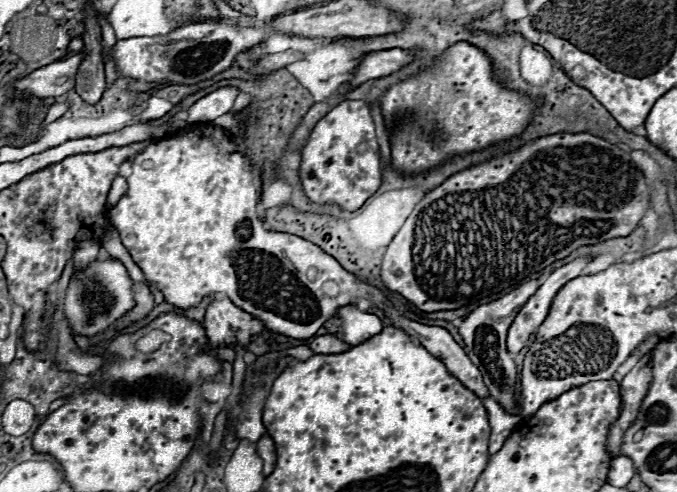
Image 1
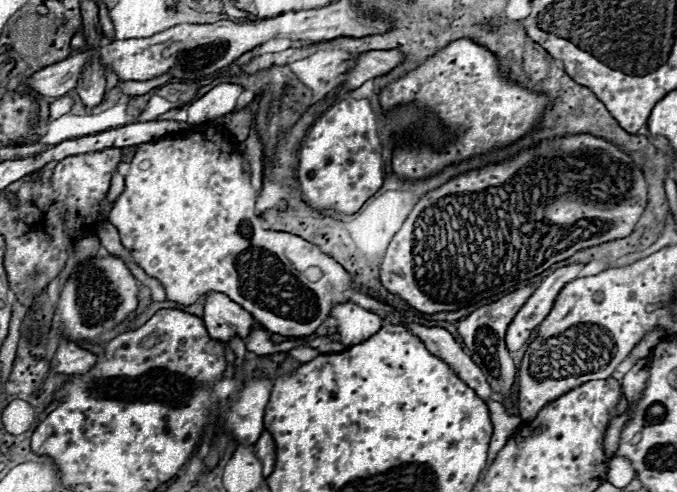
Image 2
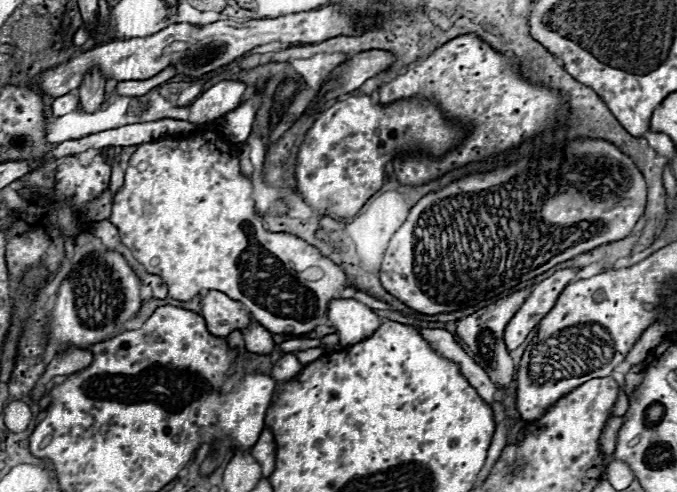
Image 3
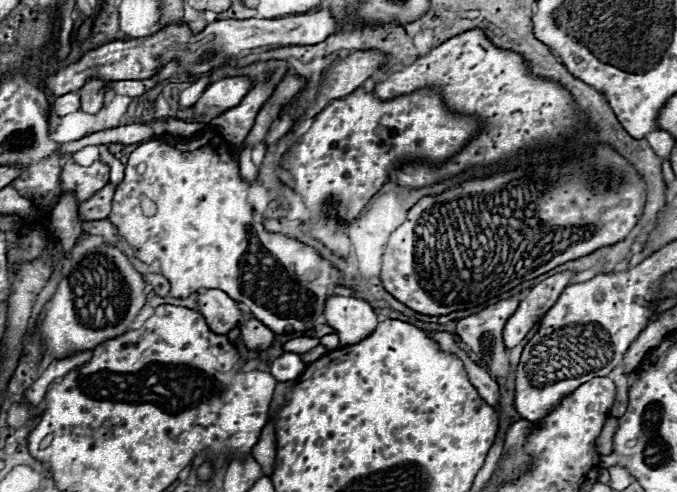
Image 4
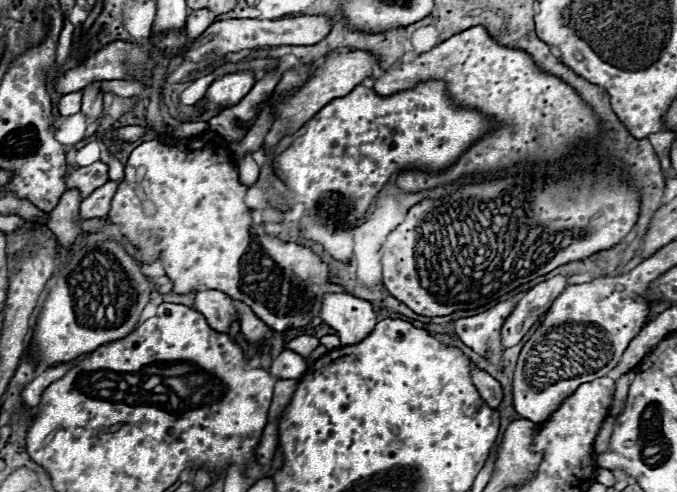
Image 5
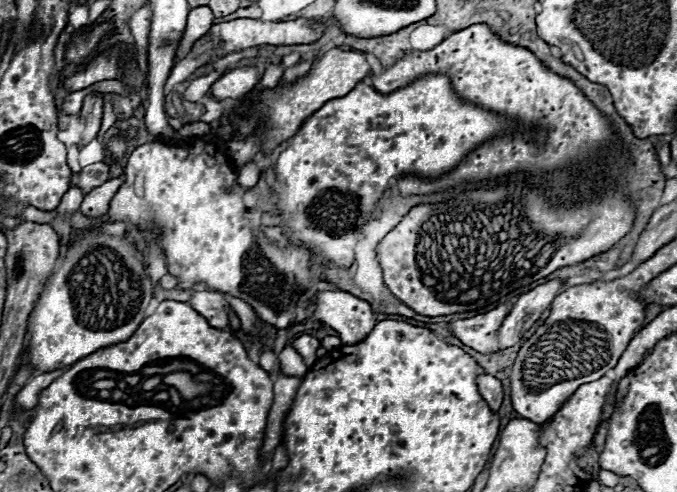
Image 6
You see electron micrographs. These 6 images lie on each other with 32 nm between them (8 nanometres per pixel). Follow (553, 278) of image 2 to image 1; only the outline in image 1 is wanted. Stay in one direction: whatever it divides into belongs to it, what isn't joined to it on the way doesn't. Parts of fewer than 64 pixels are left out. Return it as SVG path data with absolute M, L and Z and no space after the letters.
M574 260L558 270L554 270L550 274L550 278L530 296L530 300L522 306L522 310L518 312L518 316L514 318L512 326L508 328L508 350L510 352L520 352L524 348L524 344L528 342L530 334L544 322L544 318L548 316L548 310L552 306L554 296L558 294L558 290L572 278L580 276L580 272L584 270L584 266L590 260Z

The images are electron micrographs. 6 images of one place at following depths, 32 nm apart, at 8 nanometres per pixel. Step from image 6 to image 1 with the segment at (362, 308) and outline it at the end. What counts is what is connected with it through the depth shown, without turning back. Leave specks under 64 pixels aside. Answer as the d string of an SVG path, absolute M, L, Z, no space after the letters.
M354 304L340 306L334 314L334 318L340 320L340 330L342 330L342 342L346 344L360 344L368 338L372 338L376 332L384 328L384 322L370 312L364 312L356 308Z

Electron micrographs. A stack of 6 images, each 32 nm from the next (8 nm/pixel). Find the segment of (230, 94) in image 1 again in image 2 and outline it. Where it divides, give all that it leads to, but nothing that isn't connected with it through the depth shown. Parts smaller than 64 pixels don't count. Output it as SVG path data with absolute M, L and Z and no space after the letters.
M218 84L210 92L206 92L202 98L192 102L188 106L188 124L204 124L212 122L220 116L230 114L236 108L238 96L244 92L238 84Z

